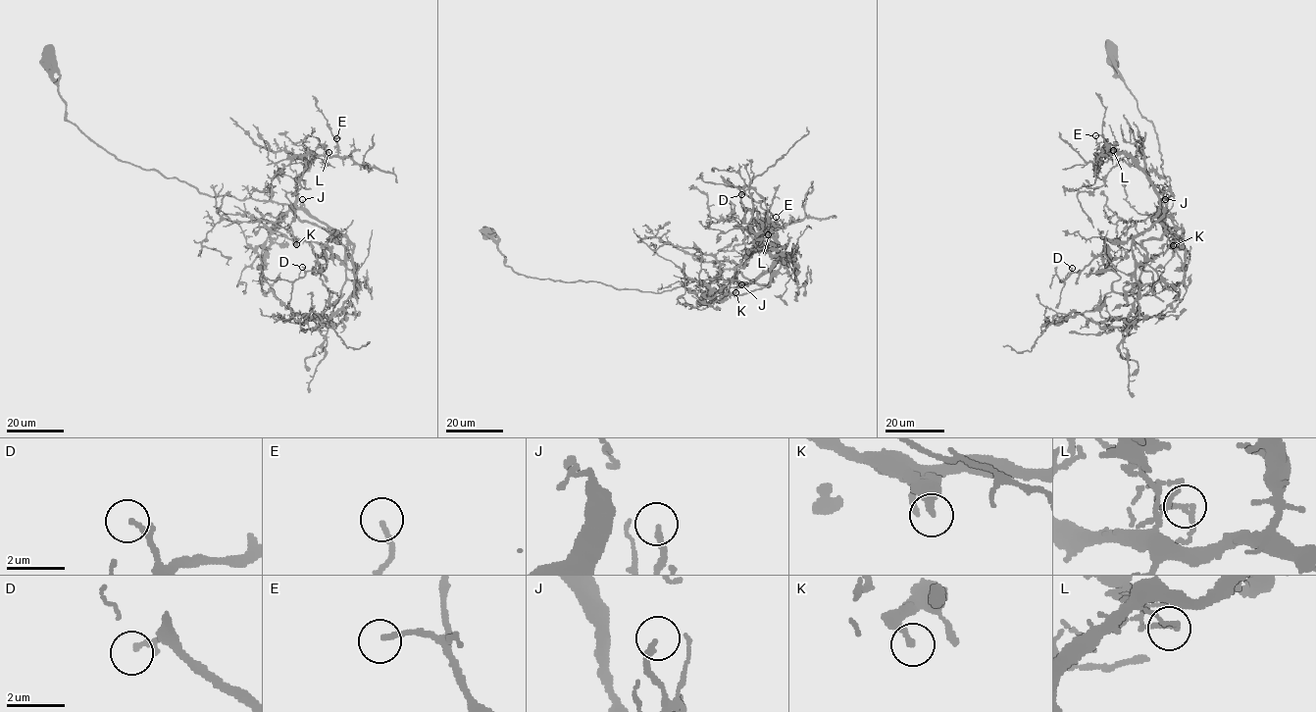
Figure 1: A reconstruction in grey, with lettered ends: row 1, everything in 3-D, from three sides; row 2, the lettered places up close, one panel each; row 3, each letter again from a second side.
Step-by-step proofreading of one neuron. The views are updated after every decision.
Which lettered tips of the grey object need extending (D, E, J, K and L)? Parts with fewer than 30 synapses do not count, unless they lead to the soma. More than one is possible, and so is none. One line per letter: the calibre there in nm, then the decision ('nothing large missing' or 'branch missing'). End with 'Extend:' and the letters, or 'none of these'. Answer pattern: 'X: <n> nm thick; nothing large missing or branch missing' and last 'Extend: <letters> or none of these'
D: 170 nm thick; nothing large missing
E: 160 nm thick; nothing large missing
J: 190 nm thick; nothing large missing
K: 280 nm thick; nothing large missing
L: 140 nm thick; nothing large missing
Extend: none of these

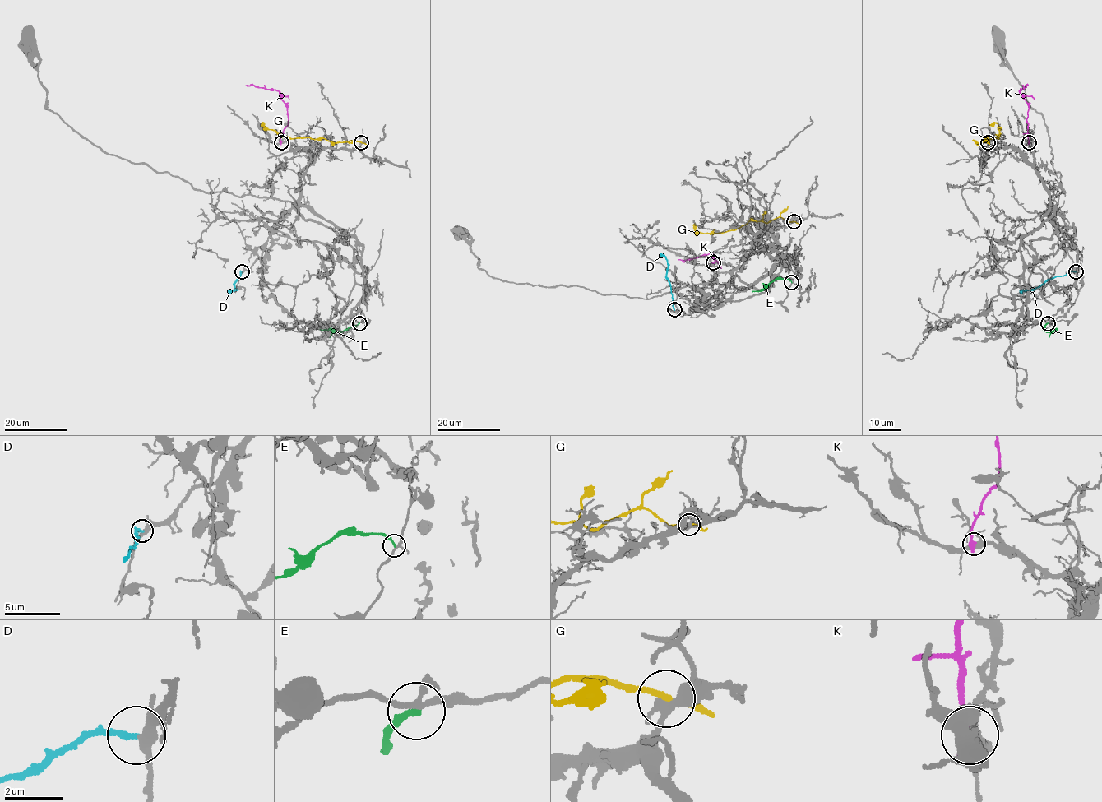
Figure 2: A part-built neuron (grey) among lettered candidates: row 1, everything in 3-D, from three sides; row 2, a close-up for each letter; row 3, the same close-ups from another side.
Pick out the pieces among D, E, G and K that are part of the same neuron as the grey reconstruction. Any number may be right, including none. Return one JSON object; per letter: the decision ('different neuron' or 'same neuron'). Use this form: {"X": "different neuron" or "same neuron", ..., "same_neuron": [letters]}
{"D": "same neuron", "E": "different neuron", "G": "different neuron", "K": "different neuron", "same_neuron": ["D"]}

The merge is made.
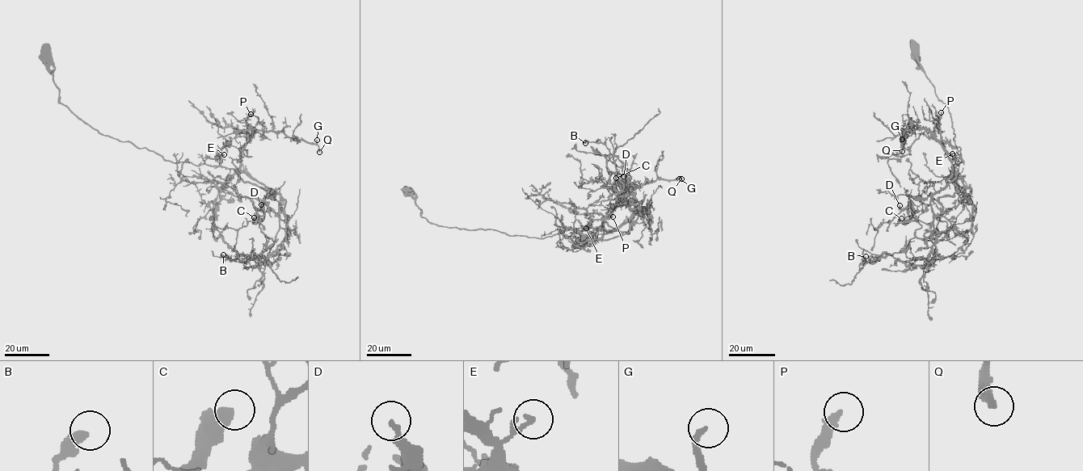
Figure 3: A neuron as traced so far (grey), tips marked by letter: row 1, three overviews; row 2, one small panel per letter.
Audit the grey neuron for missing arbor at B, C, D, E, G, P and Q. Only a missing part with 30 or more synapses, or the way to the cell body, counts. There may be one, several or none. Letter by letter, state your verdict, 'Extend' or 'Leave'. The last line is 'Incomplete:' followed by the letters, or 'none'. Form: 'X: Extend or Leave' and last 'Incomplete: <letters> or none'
B: Leave
C: Leave
D: Leave
E: Leave
G: Extend
P: Leave
Q: Extend
Incomplete: G, Q

